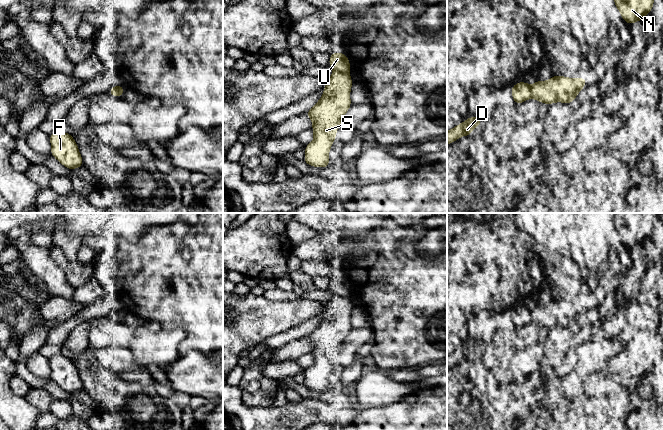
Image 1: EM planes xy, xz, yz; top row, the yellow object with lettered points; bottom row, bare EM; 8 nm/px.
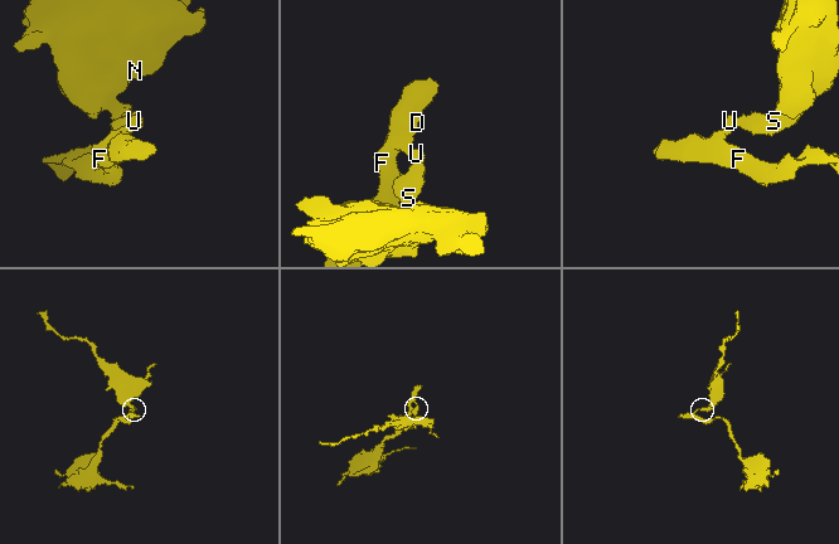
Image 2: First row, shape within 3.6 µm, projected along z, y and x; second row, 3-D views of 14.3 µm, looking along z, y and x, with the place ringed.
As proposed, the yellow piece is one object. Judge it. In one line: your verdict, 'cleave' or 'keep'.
cleave

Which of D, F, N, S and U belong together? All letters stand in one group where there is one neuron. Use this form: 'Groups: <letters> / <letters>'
Groups: D F U / N S

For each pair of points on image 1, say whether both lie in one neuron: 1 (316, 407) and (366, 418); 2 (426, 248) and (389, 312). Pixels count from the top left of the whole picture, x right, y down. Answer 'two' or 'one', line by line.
1: two
2: two

